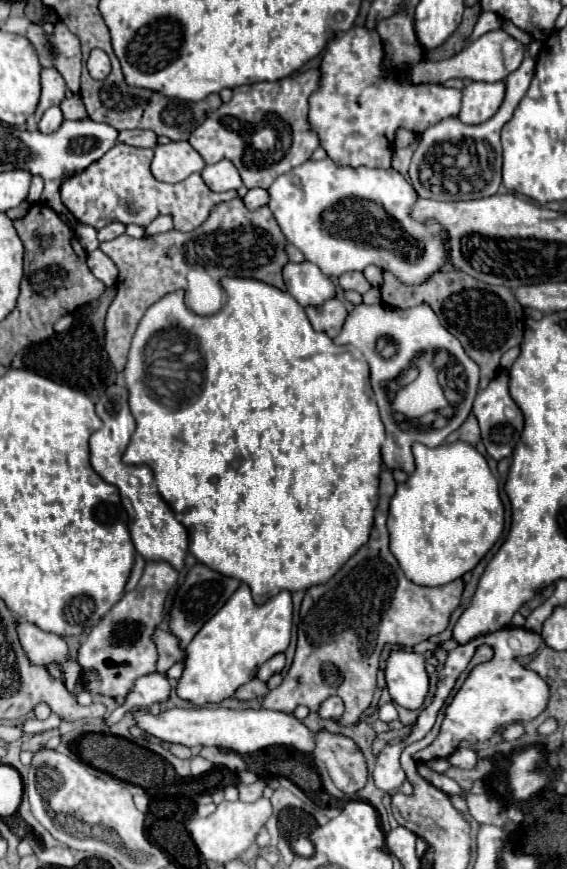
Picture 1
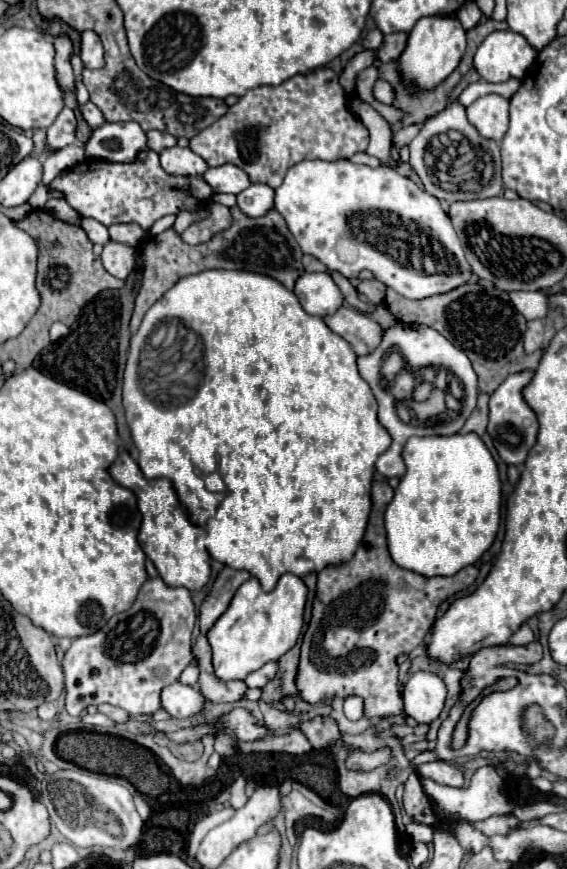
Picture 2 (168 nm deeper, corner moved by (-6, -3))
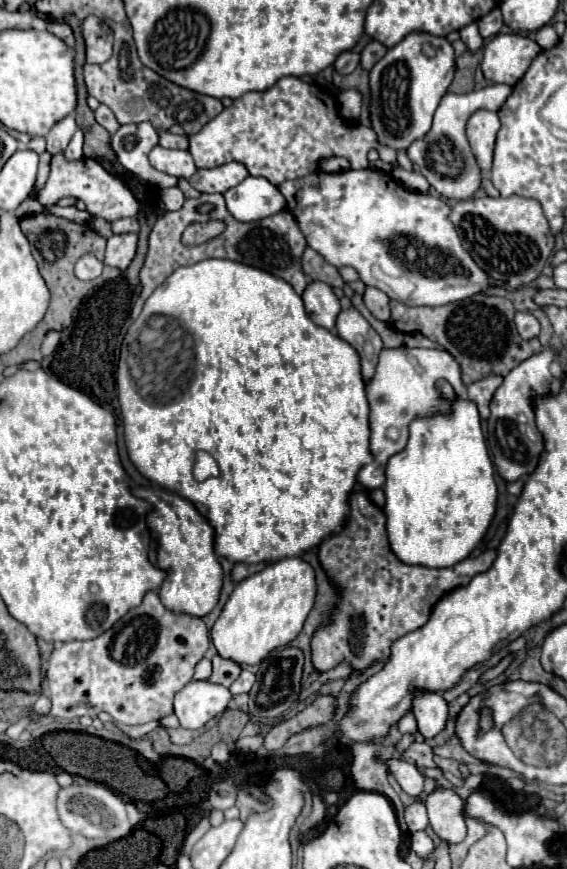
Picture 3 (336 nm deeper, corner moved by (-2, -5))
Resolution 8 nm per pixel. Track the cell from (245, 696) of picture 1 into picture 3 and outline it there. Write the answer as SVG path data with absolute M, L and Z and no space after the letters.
M215 656L213 658L213 674L211 674L211 682L215 684L223 684L223 686L231 686L237 676L241 672L241 666L229 658L221 658L221 656Z

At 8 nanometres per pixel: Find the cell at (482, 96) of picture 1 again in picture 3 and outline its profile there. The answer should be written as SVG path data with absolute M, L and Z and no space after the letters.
M477 110L467 122L467 138L477 166L483 174L491 172L495 136L499 132L499 116L491 110Z

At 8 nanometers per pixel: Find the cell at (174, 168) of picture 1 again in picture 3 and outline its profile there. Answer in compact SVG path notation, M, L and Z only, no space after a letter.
M155 146L149 152L149 164L169 176L189 178L195 174L195 162L187 150L167 150L163 146Z

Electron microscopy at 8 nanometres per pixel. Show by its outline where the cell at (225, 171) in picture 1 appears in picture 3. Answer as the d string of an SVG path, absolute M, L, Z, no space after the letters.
M229 162L229 164L221 164L217 168L211 168L211 170L197 170L189 178L189 184L199 192L225 192L247 176L249 176L249 172L247 172L245 164Z

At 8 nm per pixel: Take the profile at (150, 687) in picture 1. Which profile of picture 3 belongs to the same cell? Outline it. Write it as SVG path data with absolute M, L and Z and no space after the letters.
M193 680L175 694L175 716L183 728L203 728L217 718L231 702L231 692L225 686L209 680Z

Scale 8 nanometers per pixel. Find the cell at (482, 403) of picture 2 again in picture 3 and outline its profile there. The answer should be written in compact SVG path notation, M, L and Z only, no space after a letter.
M487 376L487 378L471 382L467 386L467 398L477 402L481 418L489 418L489 402L501 382L503 382L503 376Z

